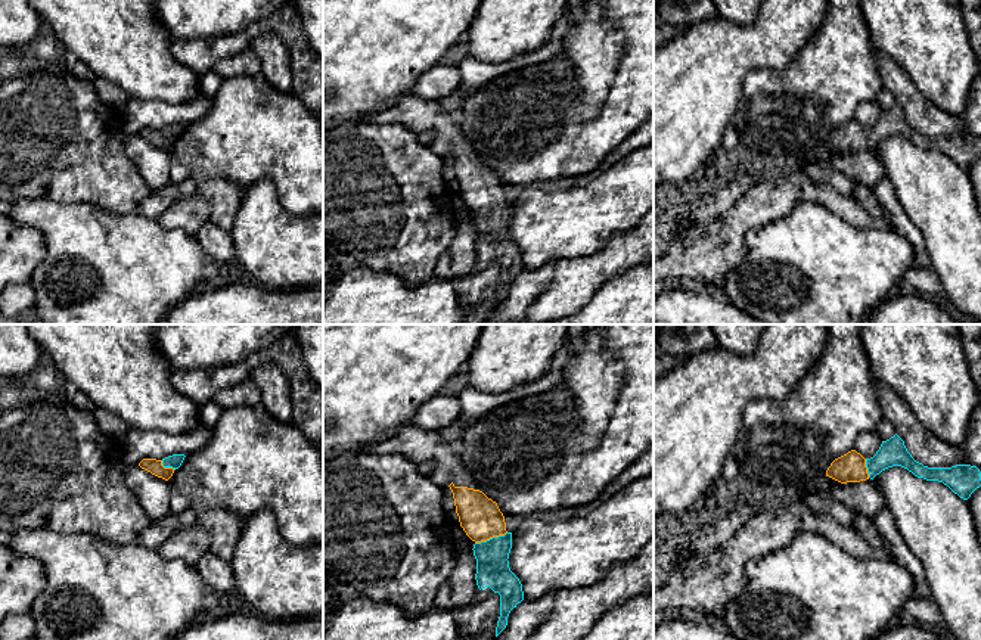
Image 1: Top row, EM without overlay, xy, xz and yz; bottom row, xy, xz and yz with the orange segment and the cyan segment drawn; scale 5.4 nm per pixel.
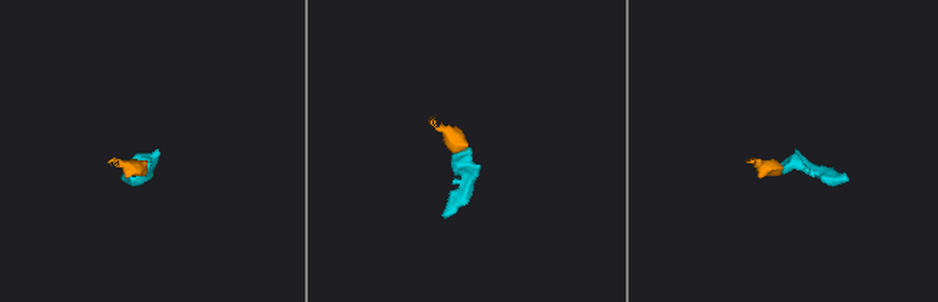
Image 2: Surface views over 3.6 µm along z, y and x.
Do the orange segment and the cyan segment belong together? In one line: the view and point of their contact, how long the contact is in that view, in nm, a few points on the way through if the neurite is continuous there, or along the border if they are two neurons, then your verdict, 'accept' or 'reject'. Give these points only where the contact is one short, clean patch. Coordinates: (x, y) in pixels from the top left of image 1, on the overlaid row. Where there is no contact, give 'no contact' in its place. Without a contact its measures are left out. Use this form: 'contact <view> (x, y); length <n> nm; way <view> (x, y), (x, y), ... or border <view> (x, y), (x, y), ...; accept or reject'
contact xz (490, 537); length 190 nm; way xz (480, 516), (490, 537), (493, 571); accept

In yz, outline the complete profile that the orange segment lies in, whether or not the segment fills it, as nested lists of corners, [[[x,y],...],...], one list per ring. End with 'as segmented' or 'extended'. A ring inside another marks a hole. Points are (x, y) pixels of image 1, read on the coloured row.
[[[895,434],[882,441],[876,454],[864,459],[856,450],[835,459],[826,470],[826,476],[841,482],[860,482],[873,479],[882,470],[901,466],[918,478],[938,481],[947,485],[960,498],[968,500],[981,487],[981,466],[956,465],[951,467],[928,467],[916,462],[907,451],[904,441]]]; extended

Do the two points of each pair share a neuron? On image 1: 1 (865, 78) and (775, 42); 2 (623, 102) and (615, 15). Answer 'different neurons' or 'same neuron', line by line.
1: different neurons
2: same neuron

